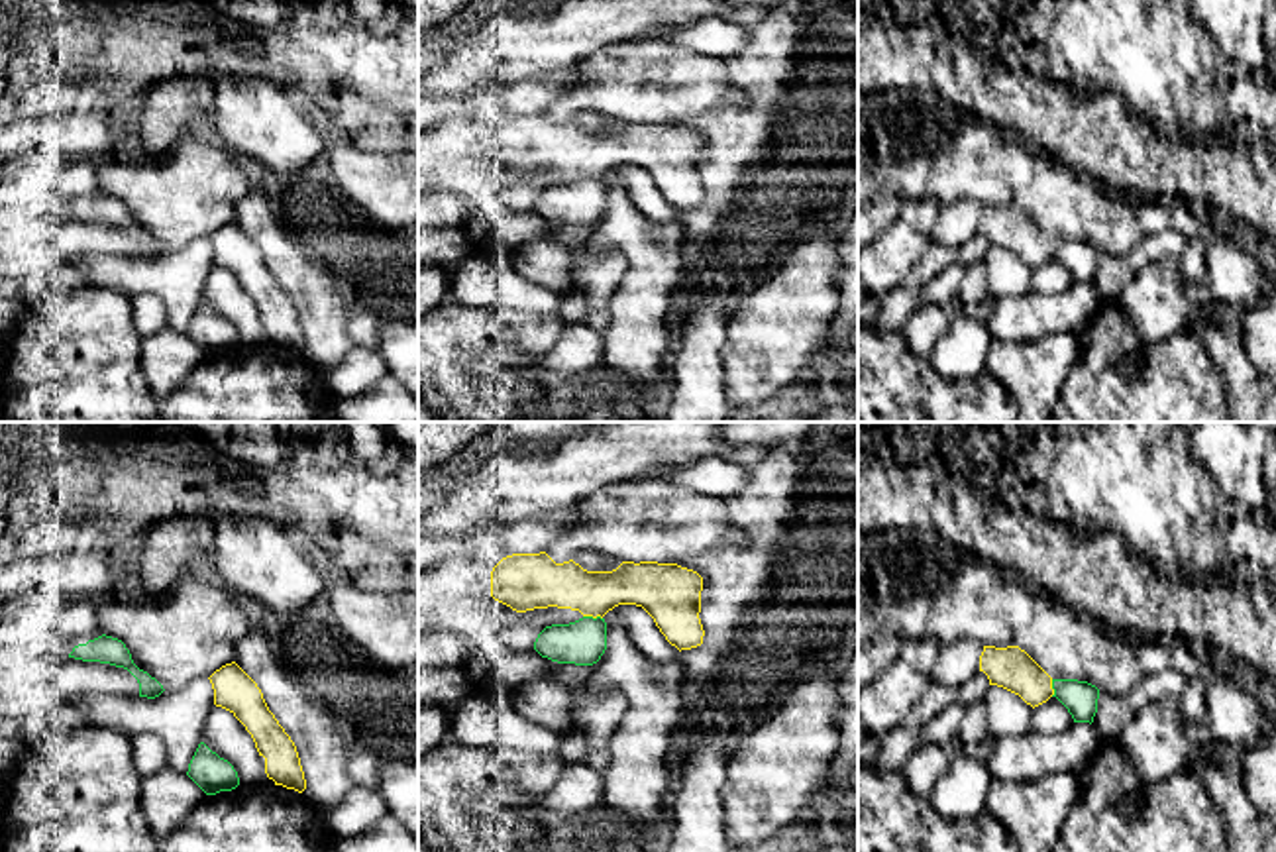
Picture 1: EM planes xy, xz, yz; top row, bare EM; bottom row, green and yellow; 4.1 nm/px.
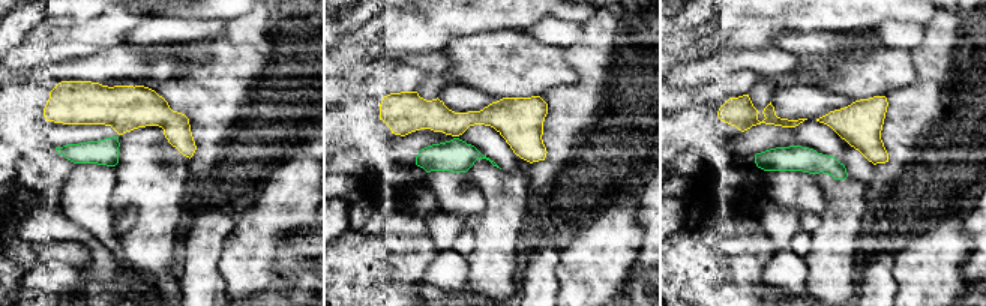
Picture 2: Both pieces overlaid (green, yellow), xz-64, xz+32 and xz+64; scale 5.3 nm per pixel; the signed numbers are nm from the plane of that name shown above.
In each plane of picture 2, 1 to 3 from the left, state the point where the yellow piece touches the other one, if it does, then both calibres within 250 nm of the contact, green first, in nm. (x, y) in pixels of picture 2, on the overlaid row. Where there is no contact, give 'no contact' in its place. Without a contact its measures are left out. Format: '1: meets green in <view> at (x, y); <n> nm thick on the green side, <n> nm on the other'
1: no contact
2: no contact
3: no contact

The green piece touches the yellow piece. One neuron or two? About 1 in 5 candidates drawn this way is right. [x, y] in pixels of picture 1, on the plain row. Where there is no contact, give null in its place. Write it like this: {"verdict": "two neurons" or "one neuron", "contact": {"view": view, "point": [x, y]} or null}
{"verdict": "two neurons", "contact": {"view": "xz", "point": [591, 177]}}

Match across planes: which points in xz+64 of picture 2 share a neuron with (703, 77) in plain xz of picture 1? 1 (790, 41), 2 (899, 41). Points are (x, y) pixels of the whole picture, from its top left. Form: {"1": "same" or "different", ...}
{"1": "same", "2": "different"}

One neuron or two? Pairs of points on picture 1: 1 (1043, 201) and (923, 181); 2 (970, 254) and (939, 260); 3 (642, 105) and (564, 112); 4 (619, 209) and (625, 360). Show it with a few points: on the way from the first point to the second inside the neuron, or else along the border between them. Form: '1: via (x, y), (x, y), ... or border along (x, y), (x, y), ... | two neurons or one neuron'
1: via (1013, 181), (953, 181) | one neuron
2: via (962, 254), (947, 256) | one neuron
3: via (623, 101), (584, 101) | one neuron
4: via (650, 250), (650, 311), (656, 317), (658, 334) | one neuron

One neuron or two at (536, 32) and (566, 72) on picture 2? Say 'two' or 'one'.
two

